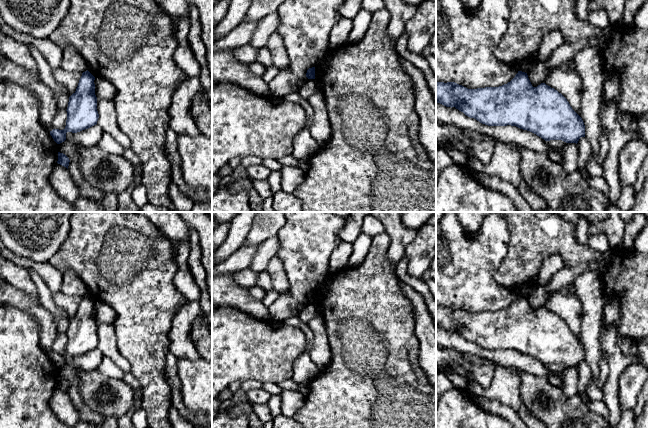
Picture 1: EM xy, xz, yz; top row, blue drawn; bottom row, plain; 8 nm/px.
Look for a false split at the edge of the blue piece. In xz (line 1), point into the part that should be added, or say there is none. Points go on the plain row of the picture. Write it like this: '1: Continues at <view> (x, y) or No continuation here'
1: No continuation here

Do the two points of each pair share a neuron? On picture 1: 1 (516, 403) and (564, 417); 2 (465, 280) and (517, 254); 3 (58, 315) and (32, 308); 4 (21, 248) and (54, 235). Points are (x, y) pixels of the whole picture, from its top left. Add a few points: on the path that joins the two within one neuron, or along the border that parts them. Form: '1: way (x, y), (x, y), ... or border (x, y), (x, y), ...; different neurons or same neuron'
1: border (519, 382), (519, 397), (524, 406), (536, 417); different neurons
2: border (509, 241), (494, 274), (502, 286); different neurons
3: border (38, 299), (51, 313), (58, 330); different neurons
4: way (29, 240), (34, 235), (46, 235); same neuron

